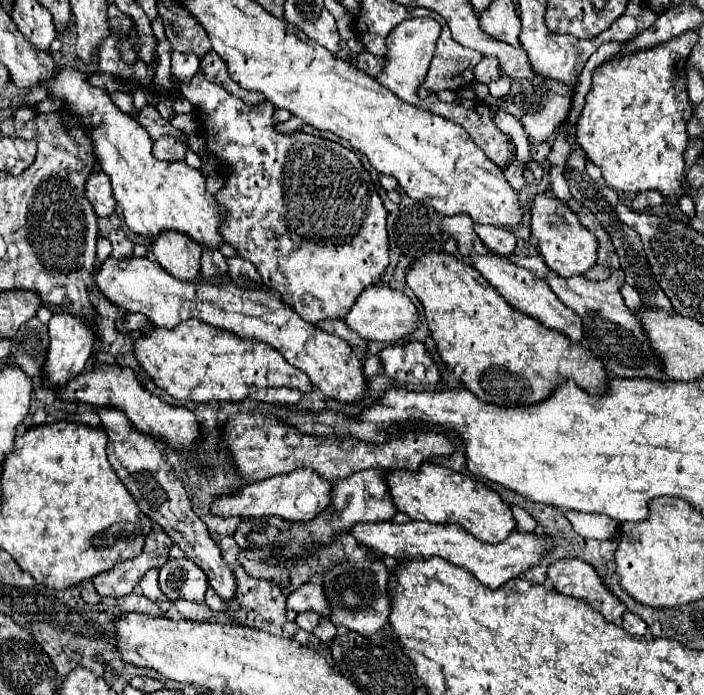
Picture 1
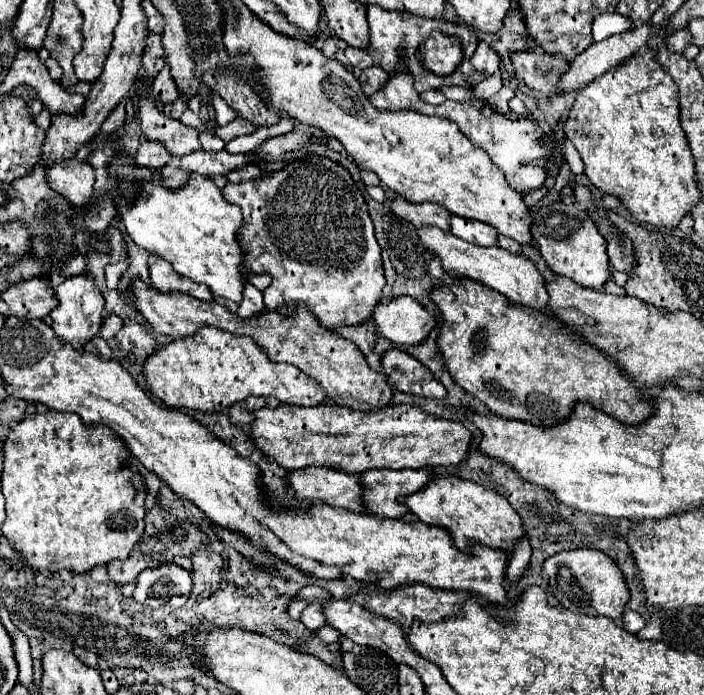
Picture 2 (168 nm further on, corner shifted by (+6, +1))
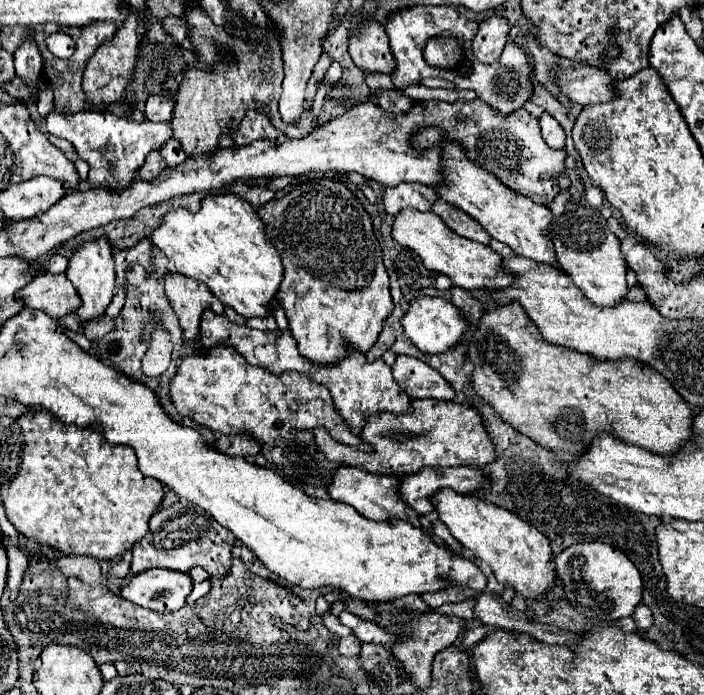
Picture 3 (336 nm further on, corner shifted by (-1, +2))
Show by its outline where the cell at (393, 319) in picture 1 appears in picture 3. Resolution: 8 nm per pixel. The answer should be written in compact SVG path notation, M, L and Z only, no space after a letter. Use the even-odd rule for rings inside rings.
M425 294L411 302L411 308L403 316L401 324L403 324L407 338L425 354L443 354L443 352L455 348L465 338L465 332L469 328L461 310L455 308L449 300L433 298L433 296L425 296Z

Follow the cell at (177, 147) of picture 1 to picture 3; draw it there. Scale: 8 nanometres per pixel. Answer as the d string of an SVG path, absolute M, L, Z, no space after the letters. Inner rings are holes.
M151 152L151 156L147 156L143 168L139 170L139 178L141 178L141 180L153 180L153 178L159 176L163 170L165 170L165 164L163 164L161 154L159 154L159 152Z

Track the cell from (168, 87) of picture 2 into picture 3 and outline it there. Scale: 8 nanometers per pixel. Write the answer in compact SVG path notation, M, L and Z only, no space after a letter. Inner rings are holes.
M151 96L143 108L143 114L151 122L169 122L173 118L173 102L161 96Z

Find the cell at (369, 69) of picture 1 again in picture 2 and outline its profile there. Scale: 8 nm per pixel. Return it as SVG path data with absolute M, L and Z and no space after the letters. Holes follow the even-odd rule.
M368 67L368 69L362 69L360 71L360 83L362 83L362 89L366 95L372 95L376 93L376 89L380 89L386 81L388 81L388 73L384 69L378 69L378 67Z

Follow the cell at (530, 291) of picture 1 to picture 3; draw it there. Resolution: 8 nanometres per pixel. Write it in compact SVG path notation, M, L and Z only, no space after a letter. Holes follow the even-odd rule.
M403 208L391 226L391 236L395 242L403 248L411 248L415 254L419 254L423 266L431 272L445 274L451 278L451 282L463 290L493 290L493 288L503 288L511 284L511 276L507 272L499 272L499 260L501 256L493 252L489 246L475 244L473 240L461 238L459 234L451 232L439 216L433 212L419 212L413 208Z

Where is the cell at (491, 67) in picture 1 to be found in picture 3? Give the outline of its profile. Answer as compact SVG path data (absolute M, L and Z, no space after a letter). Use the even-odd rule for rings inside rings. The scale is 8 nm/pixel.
M493 14L487 20L479 22L479 32L473 38L473 54L479 62L483 64L491 64L495 62L507 42L507 34L509 34L509 24L507 18Z

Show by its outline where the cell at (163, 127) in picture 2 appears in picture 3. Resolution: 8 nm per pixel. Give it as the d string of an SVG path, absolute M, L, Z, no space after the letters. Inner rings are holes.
M171 138L167 144L163 144L163 148L159 152L161 152L167 168L173 168L187 160L187 156L183 156L183 150L179 150L179 144L175 144L175 138Z

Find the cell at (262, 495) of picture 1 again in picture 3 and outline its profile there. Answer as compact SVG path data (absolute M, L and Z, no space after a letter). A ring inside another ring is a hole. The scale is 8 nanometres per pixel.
M339 468L337 472L333 472L333 484L329 486L329 494L333 496L333 500L337 502L347 502L349 506L353 506L361 516L375 520L375 522L389 522L389 520L405 520L413 526L421 528L419 522L419 514L401 500L399 496L399 478L397 476L379 476L379 474L369 474L363 472L359 468Z

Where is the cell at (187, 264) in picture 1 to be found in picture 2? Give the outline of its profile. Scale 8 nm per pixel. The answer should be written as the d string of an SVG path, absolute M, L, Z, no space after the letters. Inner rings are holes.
M156 259L150 265L150 275L152 275L152 285L158 287L160 291L180 291L186 295L192 295L200 301L210 301L212 299L212 291L206 285L198 285L182 275L178 275L172 265L164 259Z

